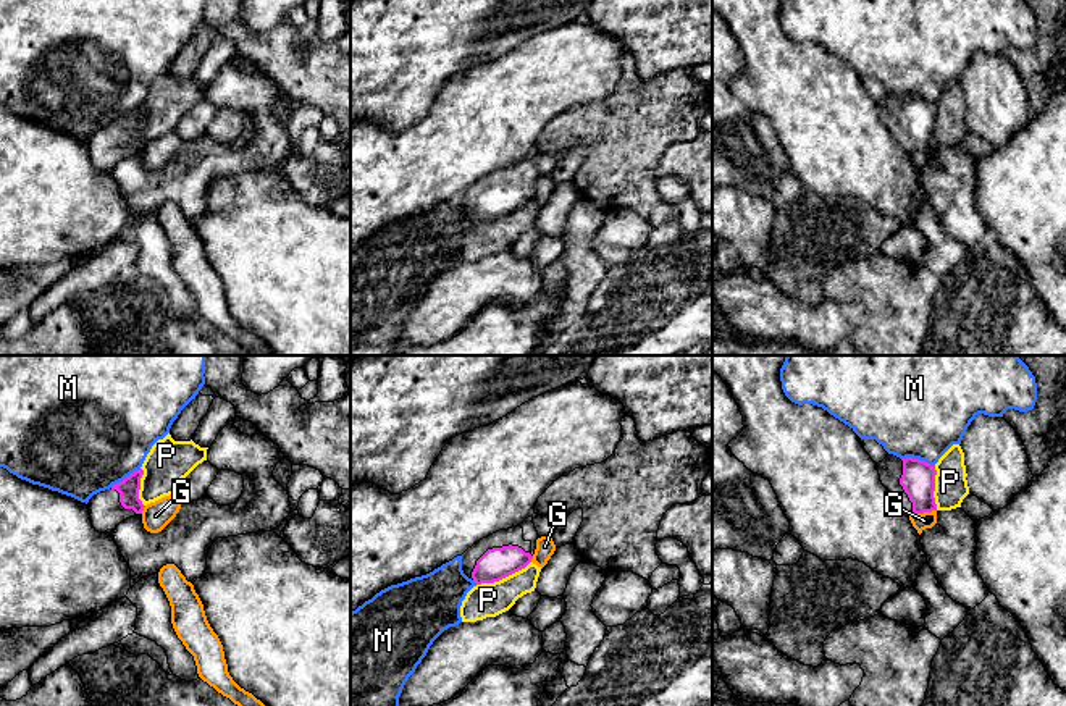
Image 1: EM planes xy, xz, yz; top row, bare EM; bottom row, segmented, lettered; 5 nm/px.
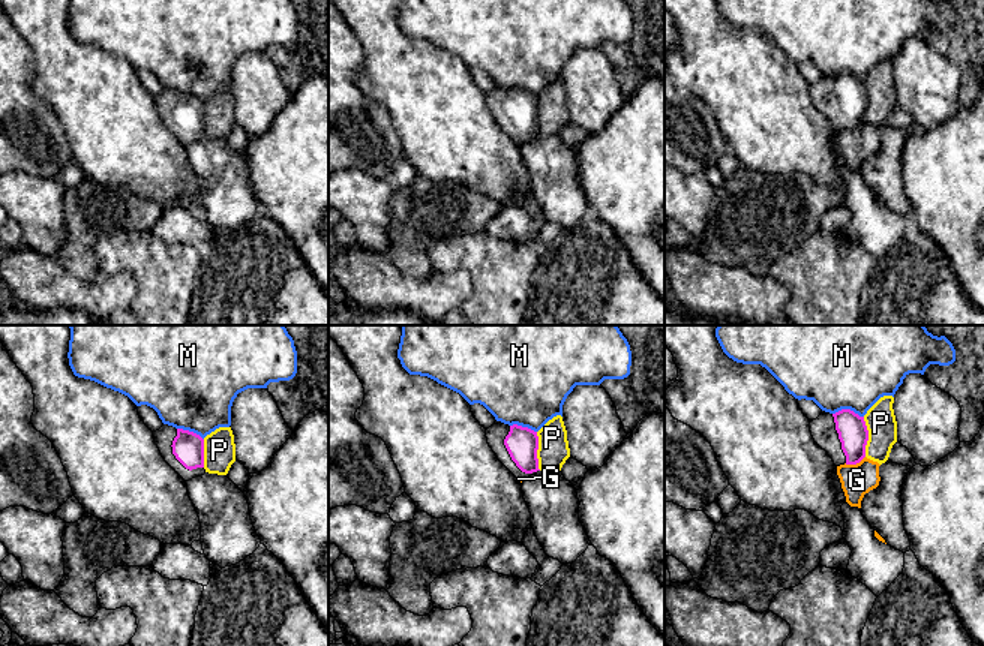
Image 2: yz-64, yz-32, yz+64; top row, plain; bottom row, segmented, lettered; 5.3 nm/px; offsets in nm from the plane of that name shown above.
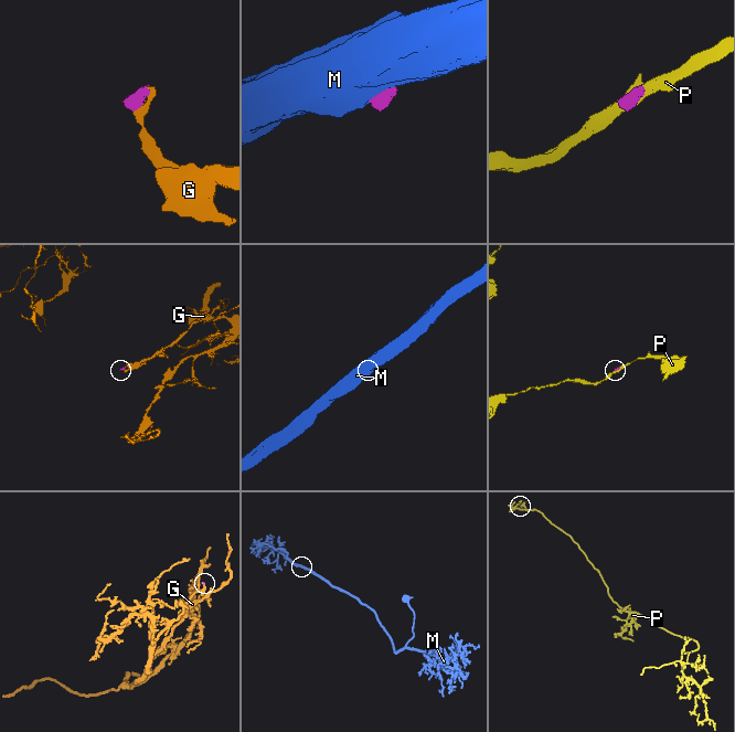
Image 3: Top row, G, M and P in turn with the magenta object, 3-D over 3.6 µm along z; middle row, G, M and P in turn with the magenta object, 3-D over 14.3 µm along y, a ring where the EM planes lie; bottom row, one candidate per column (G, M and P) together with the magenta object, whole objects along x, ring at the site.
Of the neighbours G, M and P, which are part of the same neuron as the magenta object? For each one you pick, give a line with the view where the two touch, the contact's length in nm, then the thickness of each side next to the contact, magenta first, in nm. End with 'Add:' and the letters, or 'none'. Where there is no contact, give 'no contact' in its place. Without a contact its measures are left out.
Add: none

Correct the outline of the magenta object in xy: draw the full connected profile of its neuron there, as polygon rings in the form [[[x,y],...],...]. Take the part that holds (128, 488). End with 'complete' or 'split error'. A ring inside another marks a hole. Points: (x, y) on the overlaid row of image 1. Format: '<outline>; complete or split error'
[[[139,469],[110,490],[94,494],[89,502],[92,527],[99,533],[111,533],[123,520],[142,514],[144,504],[139,499],[141,478]]]; split error

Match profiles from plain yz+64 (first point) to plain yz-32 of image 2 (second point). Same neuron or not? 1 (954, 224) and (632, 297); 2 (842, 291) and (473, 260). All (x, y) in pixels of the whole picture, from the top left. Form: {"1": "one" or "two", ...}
{"1": "two", "2": "one"}

